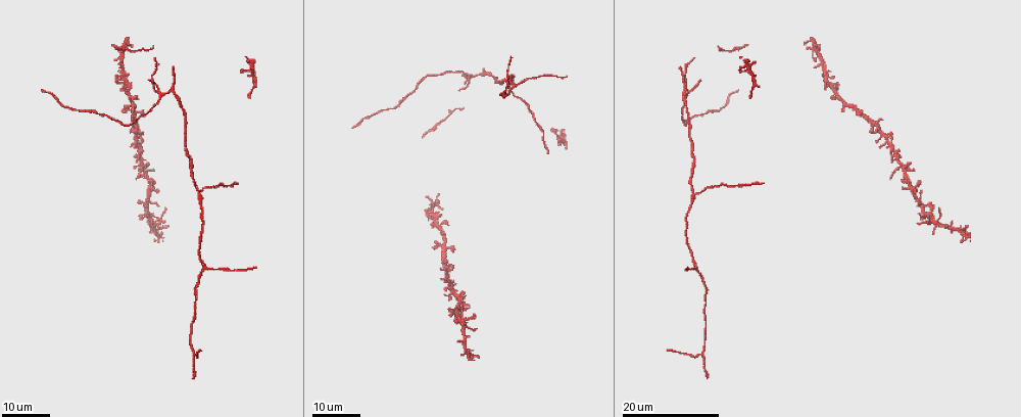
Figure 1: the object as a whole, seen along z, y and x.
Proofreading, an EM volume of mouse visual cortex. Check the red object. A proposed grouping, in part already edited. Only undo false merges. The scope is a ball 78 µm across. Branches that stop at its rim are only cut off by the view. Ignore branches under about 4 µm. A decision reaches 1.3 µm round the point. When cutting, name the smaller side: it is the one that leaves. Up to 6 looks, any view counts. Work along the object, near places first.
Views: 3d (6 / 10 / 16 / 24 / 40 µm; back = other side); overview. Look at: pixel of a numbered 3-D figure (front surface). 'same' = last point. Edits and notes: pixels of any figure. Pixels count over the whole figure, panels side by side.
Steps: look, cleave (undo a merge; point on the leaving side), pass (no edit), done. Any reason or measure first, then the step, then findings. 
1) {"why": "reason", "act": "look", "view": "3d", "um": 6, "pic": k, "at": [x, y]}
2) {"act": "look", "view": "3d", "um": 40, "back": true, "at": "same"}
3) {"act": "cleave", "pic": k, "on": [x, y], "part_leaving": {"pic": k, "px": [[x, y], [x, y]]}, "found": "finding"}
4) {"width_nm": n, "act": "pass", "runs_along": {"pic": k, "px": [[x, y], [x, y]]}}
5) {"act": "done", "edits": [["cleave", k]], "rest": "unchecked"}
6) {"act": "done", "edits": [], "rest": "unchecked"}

{"why": "small branch off a trunk", "act": "look", "view": "3d", "um": 16, "pic": 1, "at": [696, 192]}

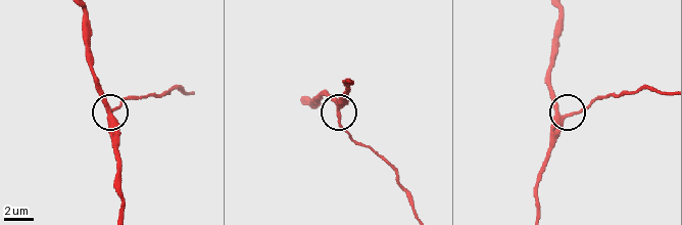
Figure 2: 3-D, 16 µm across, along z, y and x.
{"act": "look", "view": "3d", "um": 6, "pic": 2, "at": [337, 110]}

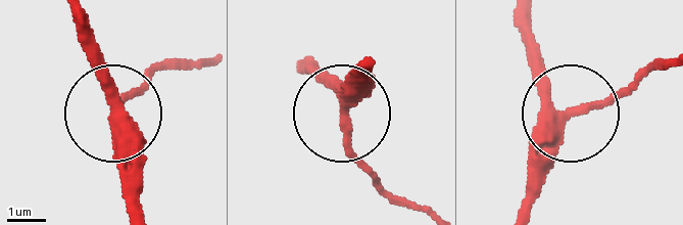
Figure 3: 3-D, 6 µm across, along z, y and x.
{"arms": 3, "act": "pass", "runs_along": {"pic": 3, "px": [[74, 17], [109, 116], [149, 70]]}, "found": "continuous, no second cell"}

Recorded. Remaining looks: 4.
{"why": "three-way junction", "act": "look", "view": "3d", "um": 16, "pic": 1, "at": [472, 74]}

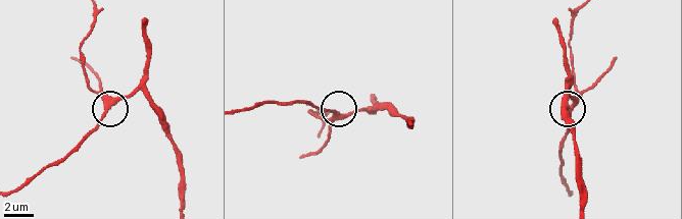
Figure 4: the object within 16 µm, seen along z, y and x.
{"why": "zoom in", "act": "look", "view": "3d", "um": 6, "pic": 4, "at": [107, 106]}

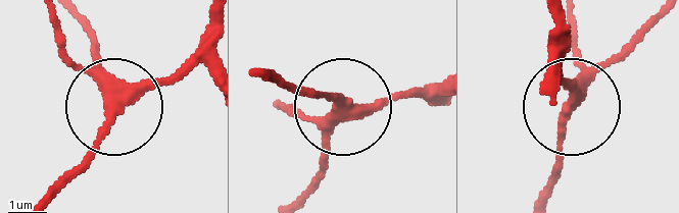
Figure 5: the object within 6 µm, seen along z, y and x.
{"act": "look", "view": "3d", "um": 6, "back": true, "pic": 5, "at": [343, 105]}

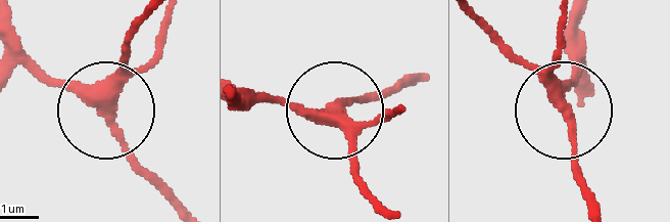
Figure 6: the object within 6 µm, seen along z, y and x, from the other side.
{"arms": 3, "act": "pass", "found": "continuous, no second cell"}

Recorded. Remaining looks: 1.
{"act": "done", "edits": [], "rest": "unchecked"}

